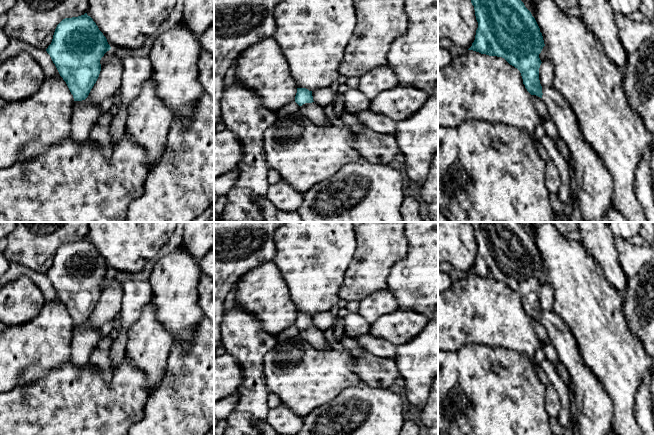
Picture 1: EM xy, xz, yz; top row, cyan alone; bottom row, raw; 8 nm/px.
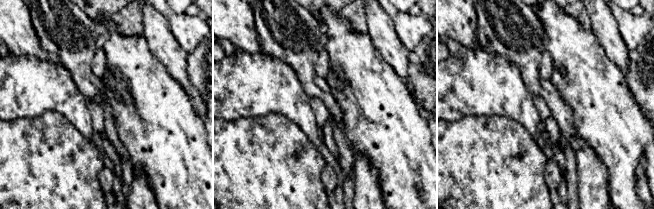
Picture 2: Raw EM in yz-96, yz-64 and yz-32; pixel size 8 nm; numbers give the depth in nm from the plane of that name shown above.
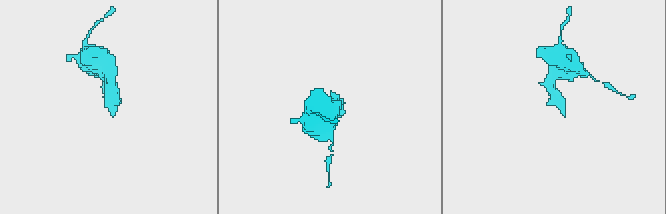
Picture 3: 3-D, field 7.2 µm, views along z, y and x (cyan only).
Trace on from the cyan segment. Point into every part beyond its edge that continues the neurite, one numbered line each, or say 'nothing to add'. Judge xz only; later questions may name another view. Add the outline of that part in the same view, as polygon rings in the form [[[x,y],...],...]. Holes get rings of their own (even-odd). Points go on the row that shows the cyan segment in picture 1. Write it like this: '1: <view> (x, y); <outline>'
1: xz (313, 111); [[[315,102],[305,103],[300,106],[299,114],[306,116],[309,120],[318,125],[330,124],[330,120],[324,112],[324,107]]]

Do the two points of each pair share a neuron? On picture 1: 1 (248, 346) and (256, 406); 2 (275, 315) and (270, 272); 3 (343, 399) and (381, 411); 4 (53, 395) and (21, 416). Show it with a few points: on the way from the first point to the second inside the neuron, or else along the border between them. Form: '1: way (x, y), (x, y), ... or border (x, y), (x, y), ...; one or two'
1: way (251, 361), (251, 385), (253, 391); one
2: way (272, 304), (270, 301), (270, 283); one
3: way (354, 394), (369, 394), (375, 400); one
4: way (45, 403), (32, 416), (29, 416); one

